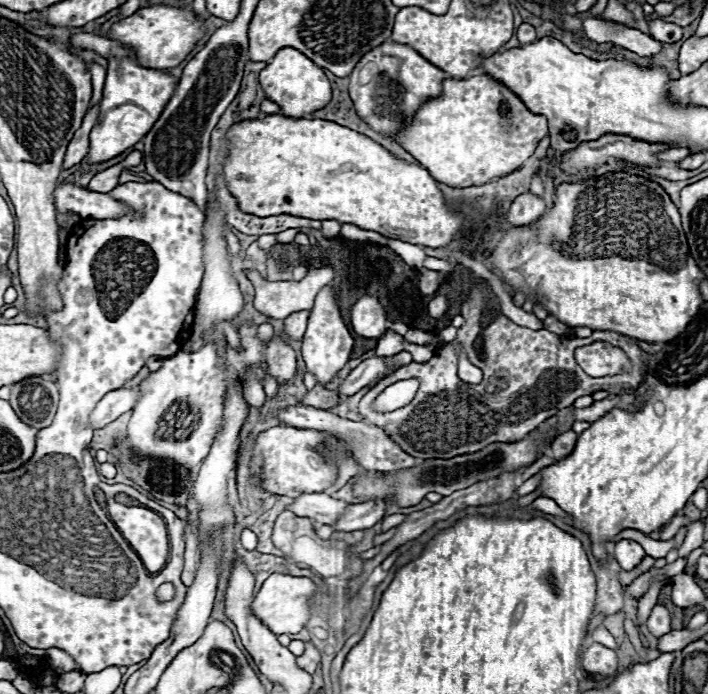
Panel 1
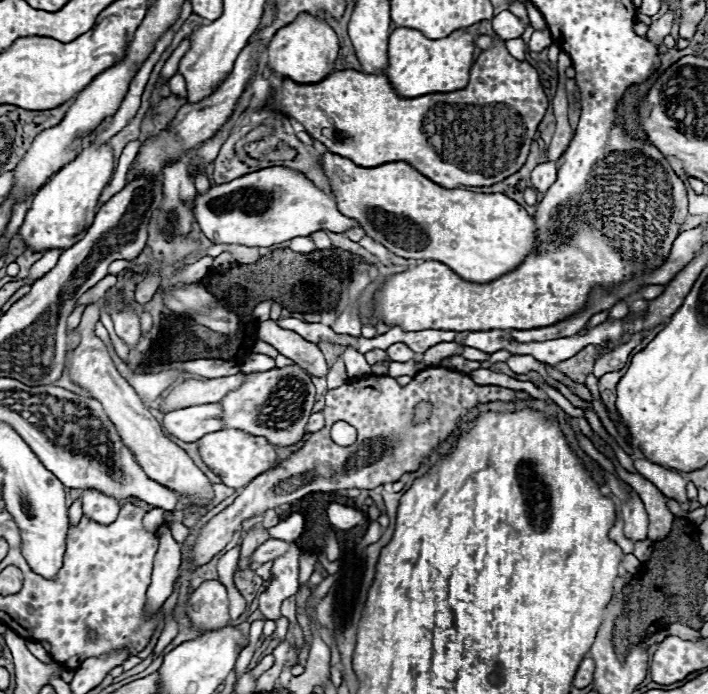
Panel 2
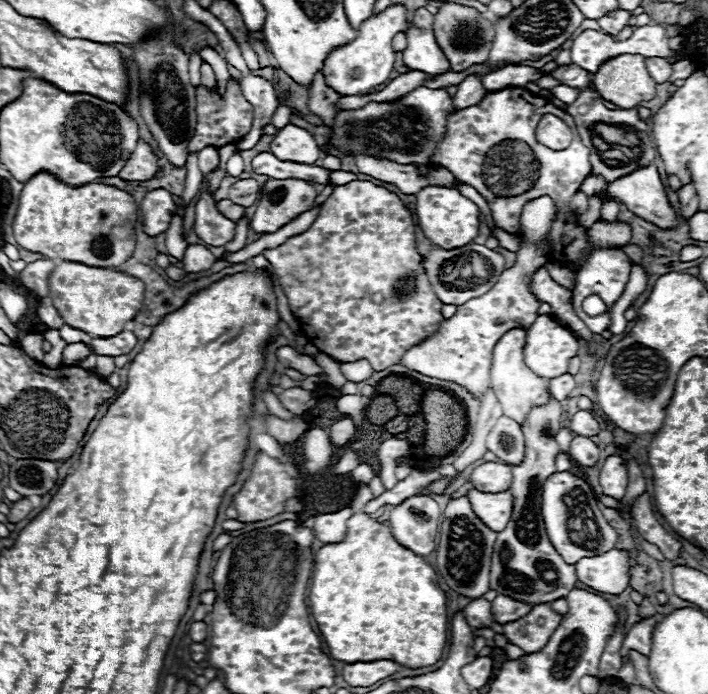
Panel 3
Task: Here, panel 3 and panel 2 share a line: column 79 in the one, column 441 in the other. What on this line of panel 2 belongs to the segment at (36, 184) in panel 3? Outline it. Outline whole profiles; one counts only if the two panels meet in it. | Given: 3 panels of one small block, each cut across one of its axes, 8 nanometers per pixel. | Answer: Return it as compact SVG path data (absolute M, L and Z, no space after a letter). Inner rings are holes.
M324 152L322 168L338 210L350 216L374 242L402 258L438 260L470 282L490 282L514 270L538 246L532 216L504 194L478 194L442 188L408 162L362 168L352 160Z

